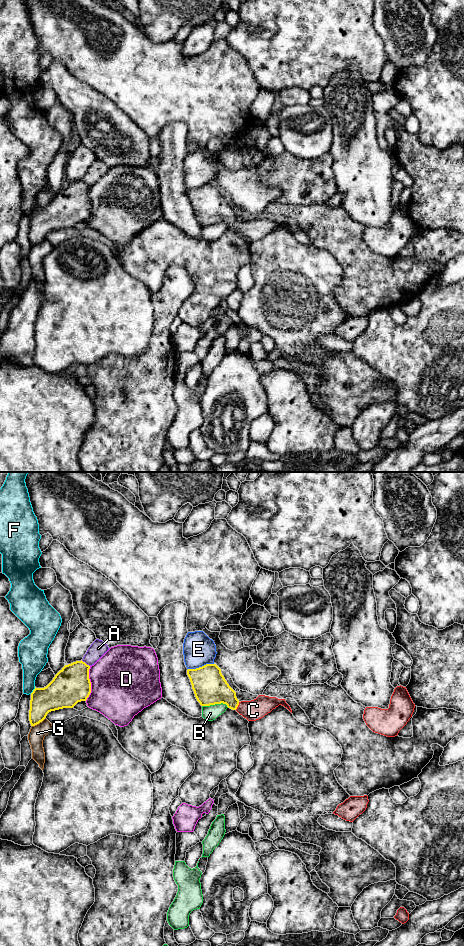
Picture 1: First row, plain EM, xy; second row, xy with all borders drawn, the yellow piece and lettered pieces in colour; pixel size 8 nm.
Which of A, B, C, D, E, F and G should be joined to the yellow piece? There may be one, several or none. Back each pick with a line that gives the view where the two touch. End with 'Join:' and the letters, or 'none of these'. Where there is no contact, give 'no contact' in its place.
C: xy
Join: C

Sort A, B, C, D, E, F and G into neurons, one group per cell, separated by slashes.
A / B / C / D / E / F / G

